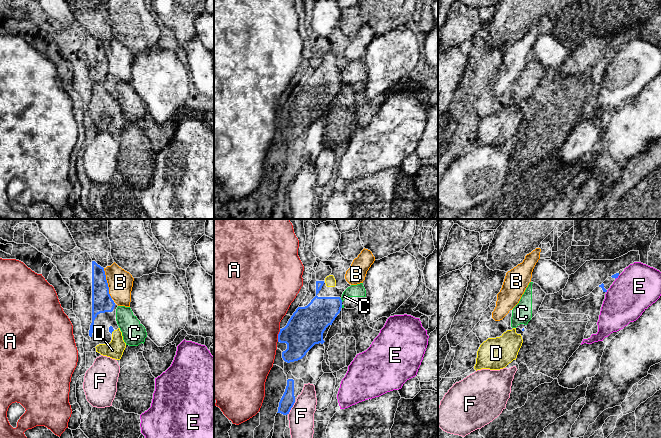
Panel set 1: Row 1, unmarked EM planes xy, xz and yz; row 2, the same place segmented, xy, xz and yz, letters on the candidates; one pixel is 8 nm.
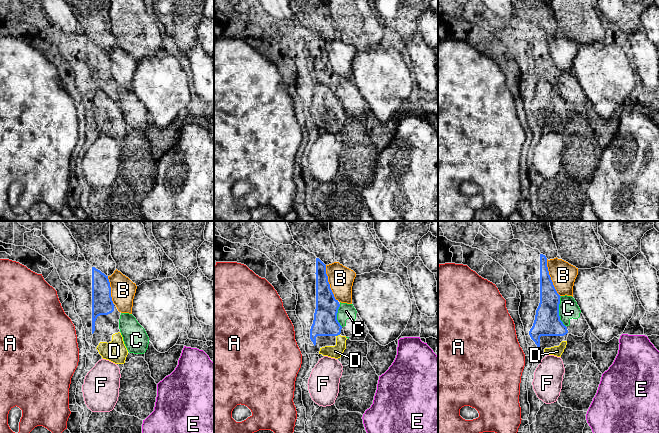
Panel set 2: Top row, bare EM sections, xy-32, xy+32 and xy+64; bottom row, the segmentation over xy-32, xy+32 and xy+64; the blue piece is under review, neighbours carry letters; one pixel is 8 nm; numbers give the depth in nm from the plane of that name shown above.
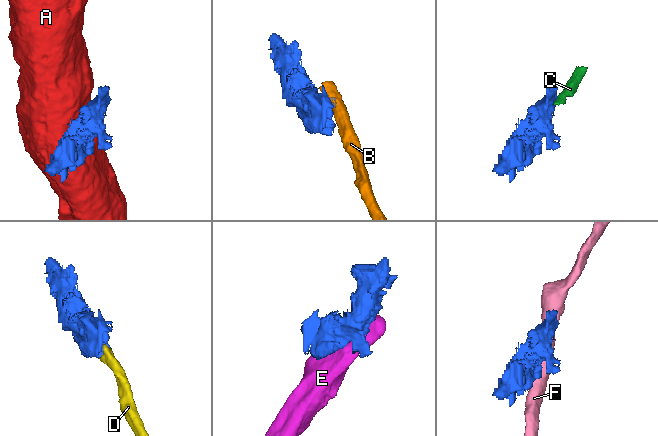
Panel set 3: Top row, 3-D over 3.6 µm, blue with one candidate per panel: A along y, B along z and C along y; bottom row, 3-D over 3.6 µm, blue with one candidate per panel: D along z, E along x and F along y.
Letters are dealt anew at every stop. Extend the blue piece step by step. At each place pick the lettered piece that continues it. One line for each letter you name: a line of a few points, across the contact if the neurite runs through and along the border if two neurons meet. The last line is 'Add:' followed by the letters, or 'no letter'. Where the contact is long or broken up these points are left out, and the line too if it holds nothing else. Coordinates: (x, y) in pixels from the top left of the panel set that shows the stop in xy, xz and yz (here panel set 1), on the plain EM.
D: xy (111, 105), (112, 107), (115, 125)
Add: D

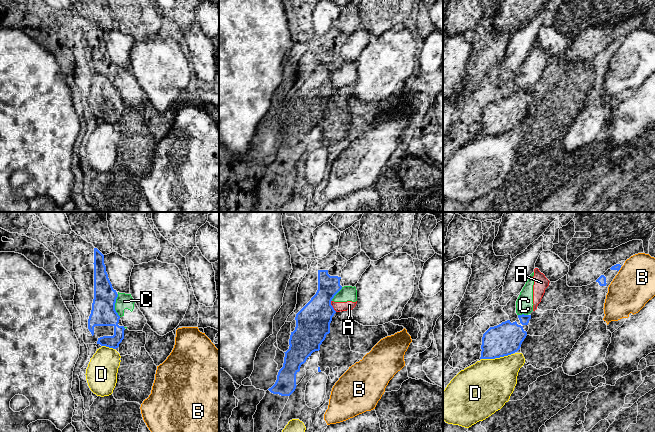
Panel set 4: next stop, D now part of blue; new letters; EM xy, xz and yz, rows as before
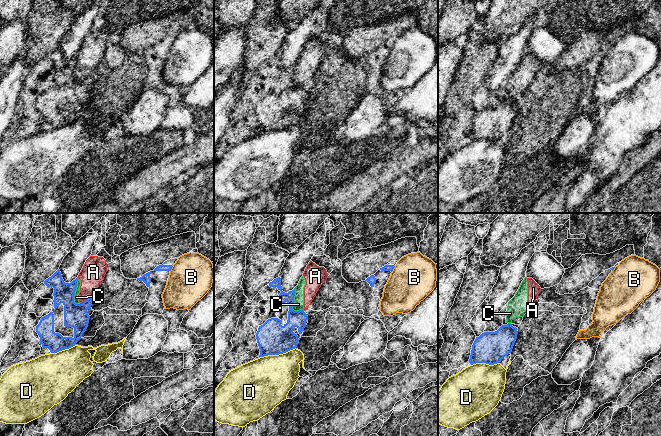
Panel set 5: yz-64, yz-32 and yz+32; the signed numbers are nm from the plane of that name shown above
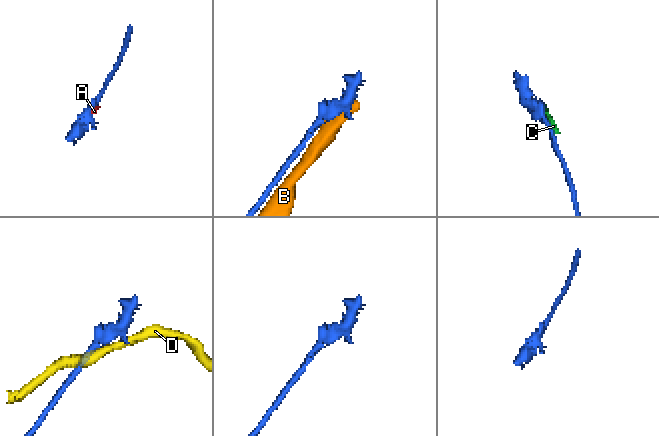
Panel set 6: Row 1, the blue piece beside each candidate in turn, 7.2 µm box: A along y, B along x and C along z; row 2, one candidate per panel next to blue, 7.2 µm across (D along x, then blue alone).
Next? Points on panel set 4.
Add: no letter

